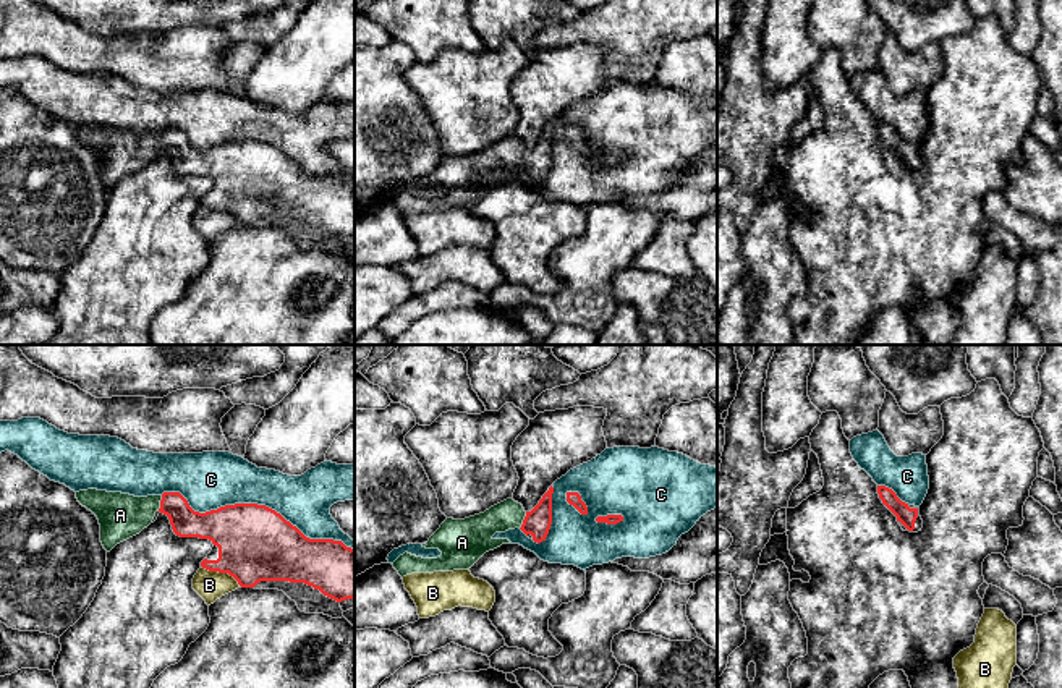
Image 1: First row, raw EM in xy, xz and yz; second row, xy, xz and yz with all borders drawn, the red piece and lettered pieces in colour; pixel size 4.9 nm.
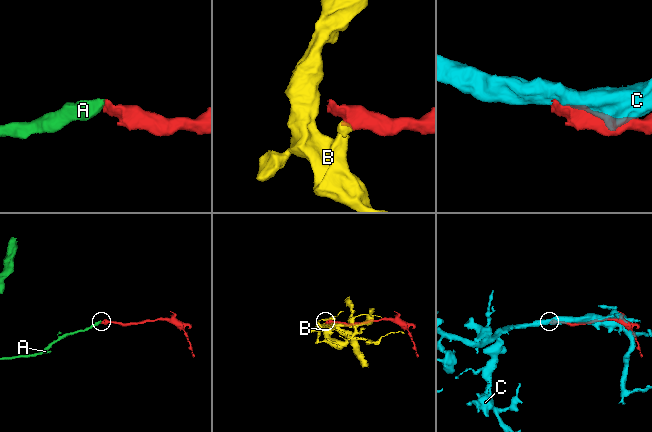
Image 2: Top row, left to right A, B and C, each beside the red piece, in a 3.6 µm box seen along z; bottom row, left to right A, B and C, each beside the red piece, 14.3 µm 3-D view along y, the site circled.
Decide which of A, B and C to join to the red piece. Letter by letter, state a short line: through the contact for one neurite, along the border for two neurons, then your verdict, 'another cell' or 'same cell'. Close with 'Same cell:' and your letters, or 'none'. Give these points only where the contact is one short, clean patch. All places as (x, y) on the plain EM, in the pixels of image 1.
A: xz (538, 159), (523, 157), (492, 157), (475, 170) | same cell
B: xy (201, 203), (209, 208), (227, 209), (240, 222) | another cell
C: another cell
Same cell: A

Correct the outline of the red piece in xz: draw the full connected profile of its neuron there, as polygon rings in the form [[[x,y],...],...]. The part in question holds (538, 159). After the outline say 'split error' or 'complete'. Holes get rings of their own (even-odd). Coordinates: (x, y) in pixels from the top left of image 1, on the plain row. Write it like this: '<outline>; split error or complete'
[[[554,125],[542,133],[539,141],[526,149],[521,141],[507,136],[484,151],[453,157],[447,155],[423,185],[439,186],[437,196],[423,196],[405,189],[392,202],[403,215],[411,210],[434,210],[469,207],[486,189],[512,181],[508,176],[494,176],[495,170],[520,165],[534,180],[546,178],[552,162]]]; split error

